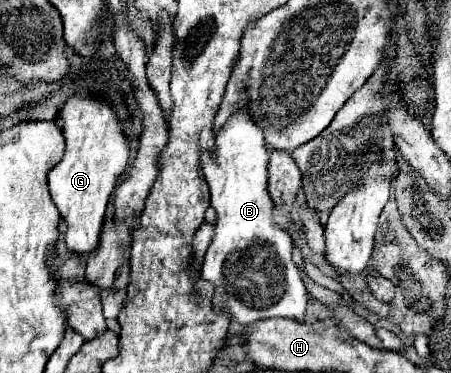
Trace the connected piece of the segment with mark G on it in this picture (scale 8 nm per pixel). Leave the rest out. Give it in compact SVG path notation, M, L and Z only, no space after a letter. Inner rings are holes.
M79 91L65 103L61 109L61 125L67 149L63 159L49 171L49 189L55 207L67 223L65 245L75 253L87 255L97 249L109 197L127 167L129 139L123 135L115 111L85 91Z

